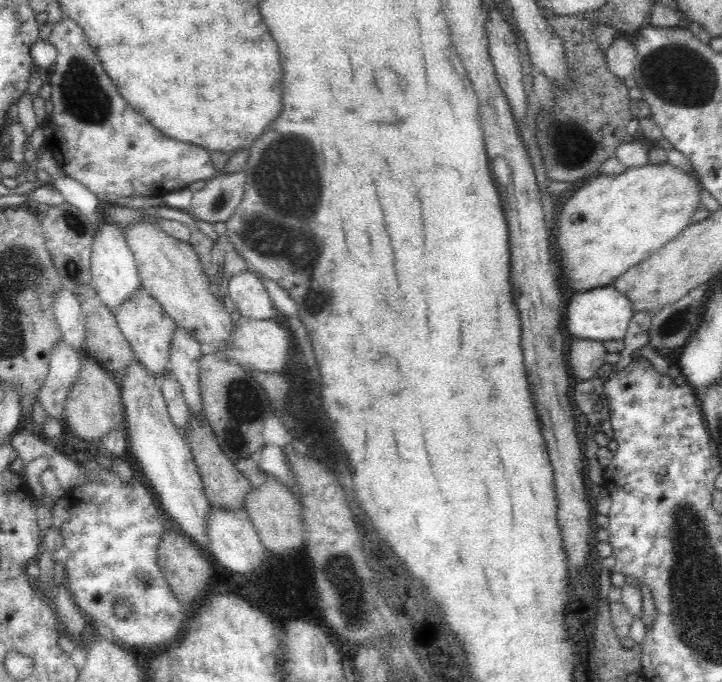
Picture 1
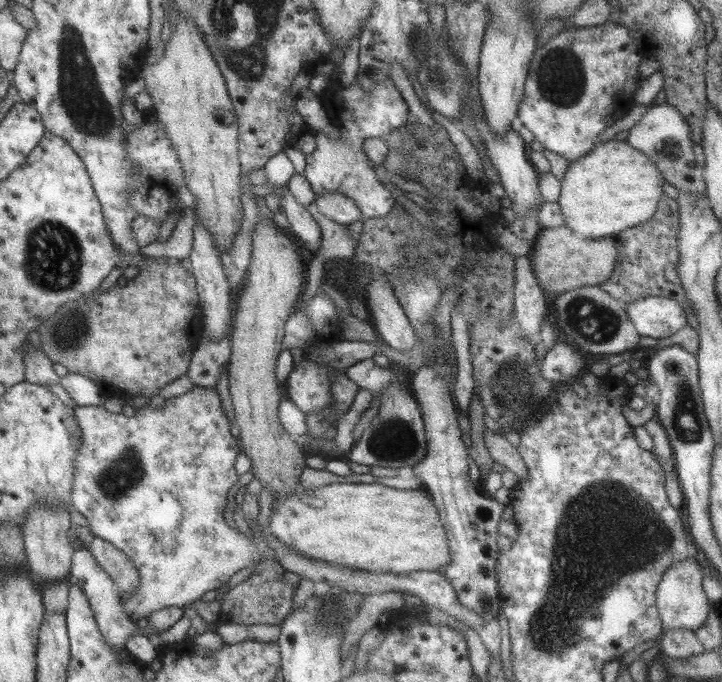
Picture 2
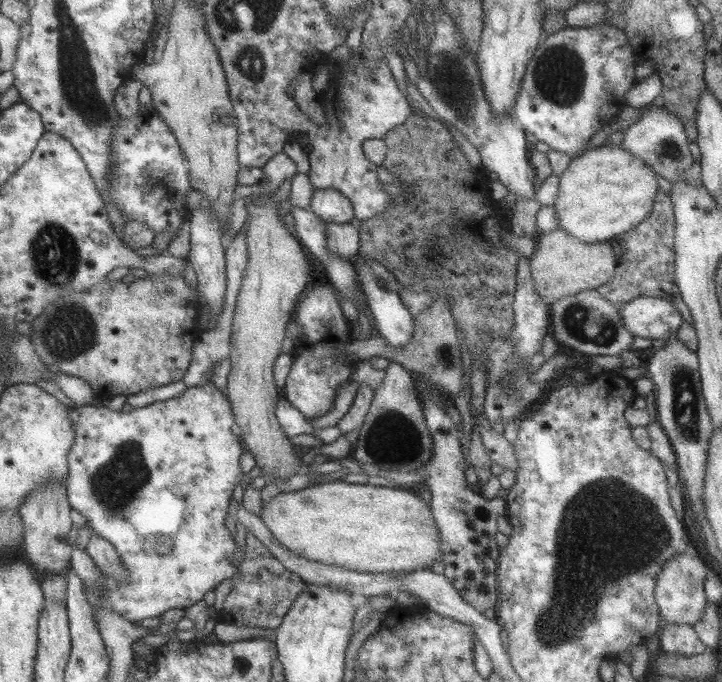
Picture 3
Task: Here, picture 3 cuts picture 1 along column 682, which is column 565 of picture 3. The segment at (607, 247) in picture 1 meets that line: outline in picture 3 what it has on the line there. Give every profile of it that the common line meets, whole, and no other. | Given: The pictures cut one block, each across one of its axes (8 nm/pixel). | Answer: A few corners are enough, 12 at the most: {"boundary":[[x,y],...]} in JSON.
{"boundary":[[621,145],[559,176],[558,226],[585,244],[650,215],[651,167]]}

